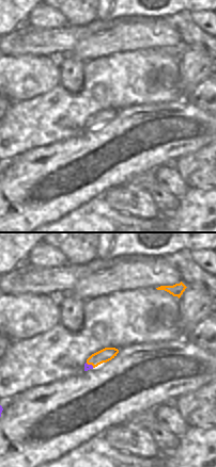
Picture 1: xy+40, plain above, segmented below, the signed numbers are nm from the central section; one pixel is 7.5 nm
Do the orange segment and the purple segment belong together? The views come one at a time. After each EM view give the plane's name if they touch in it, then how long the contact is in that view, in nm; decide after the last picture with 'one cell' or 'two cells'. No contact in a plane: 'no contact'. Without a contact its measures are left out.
meets orange in xy+40; contact 70 nm long

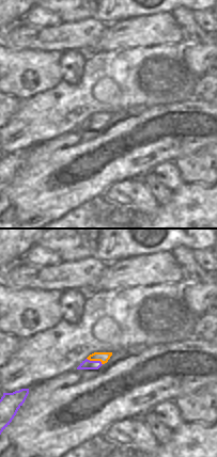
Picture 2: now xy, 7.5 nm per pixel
meets orange in xy; contact 130 nm long

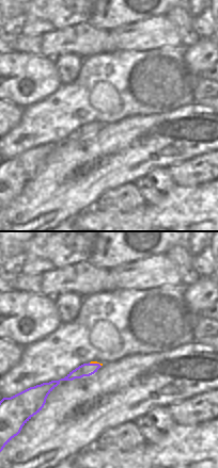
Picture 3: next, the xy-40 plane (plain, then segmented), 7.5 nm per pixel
meets orange in xy-40; contact 100 nm long

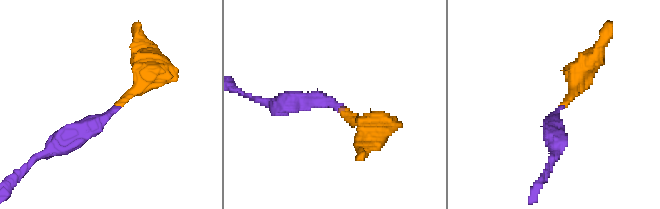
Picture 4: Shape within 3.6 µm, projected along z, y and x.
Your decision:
one cell

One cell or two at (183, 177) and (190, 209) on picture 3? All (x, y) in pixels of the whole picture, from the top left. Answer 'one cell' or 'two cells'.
two cells

